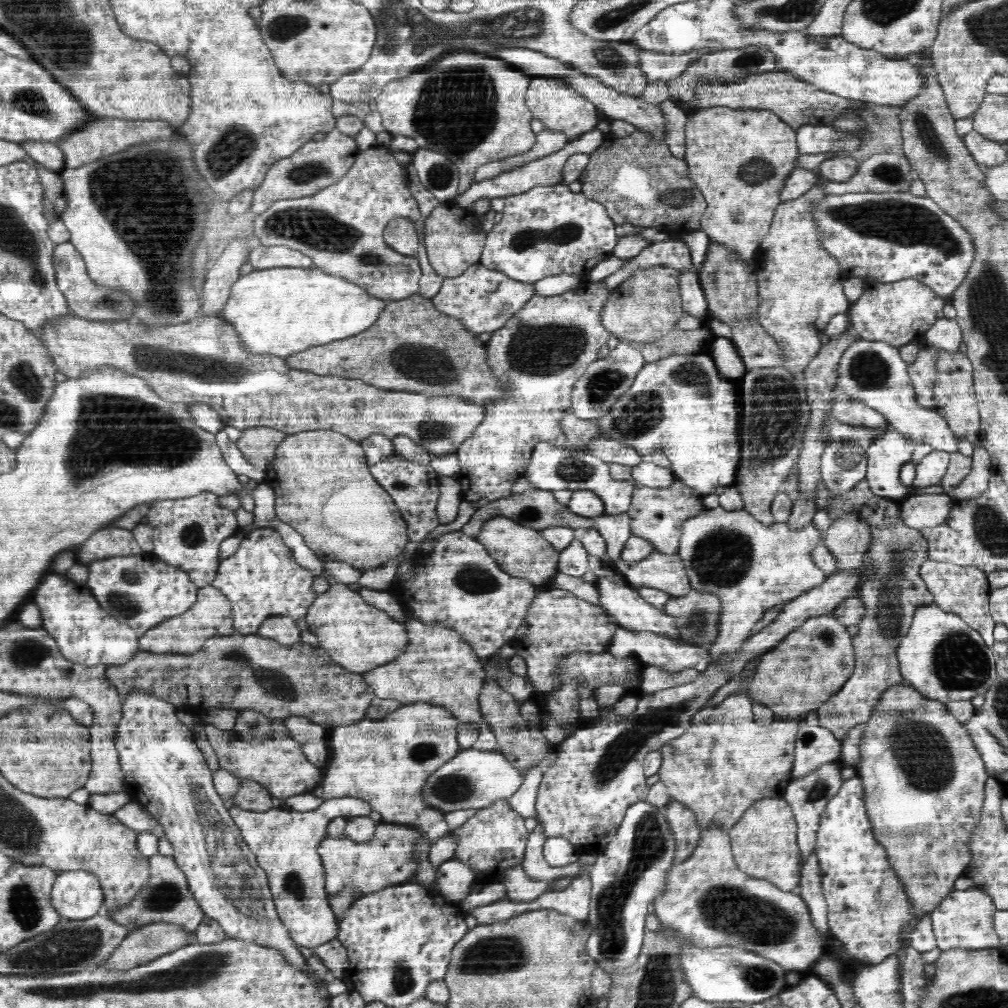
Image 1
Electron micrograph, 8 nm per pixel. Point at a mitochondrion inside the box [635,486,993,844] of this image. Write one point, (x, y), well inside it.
(924, 754)

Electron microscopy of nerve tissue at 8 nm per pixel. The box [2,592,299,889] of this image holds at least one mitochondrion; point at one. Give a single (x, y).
(33, 731)

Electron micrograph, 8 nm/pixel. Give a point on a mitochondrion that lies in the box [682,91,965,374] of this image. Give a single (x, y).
(932, 142)

